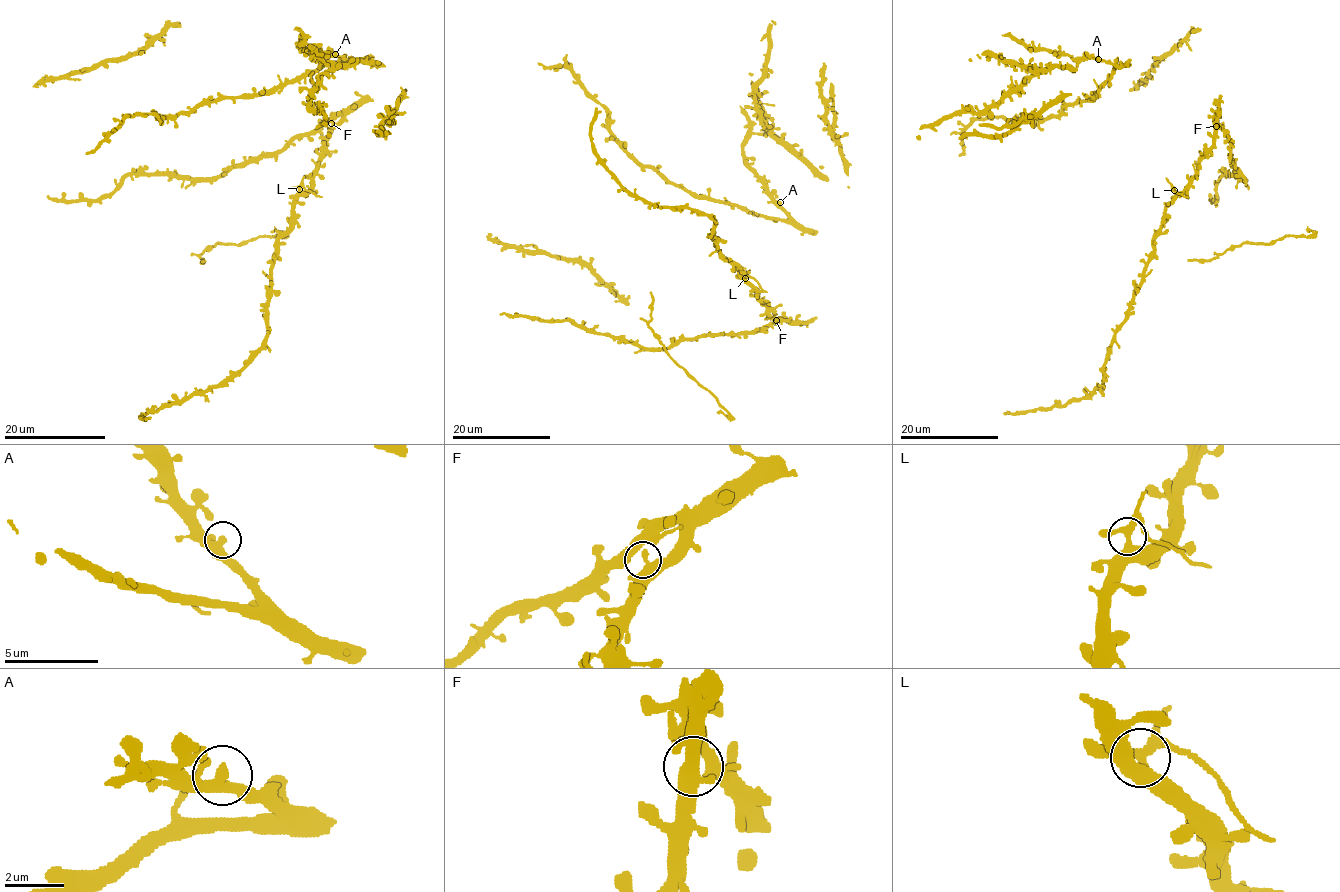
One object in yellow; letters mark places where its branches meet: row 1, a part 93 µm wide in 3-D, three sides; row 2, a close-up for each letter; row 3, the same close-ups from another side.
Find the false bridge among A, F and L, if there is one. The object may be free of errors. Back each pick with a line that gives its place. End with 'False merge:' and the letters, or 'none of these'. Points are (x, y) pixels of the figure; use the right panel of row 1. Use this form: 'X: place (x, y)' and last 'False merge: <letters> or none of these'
L: place (1174, 190)
False merge: L

